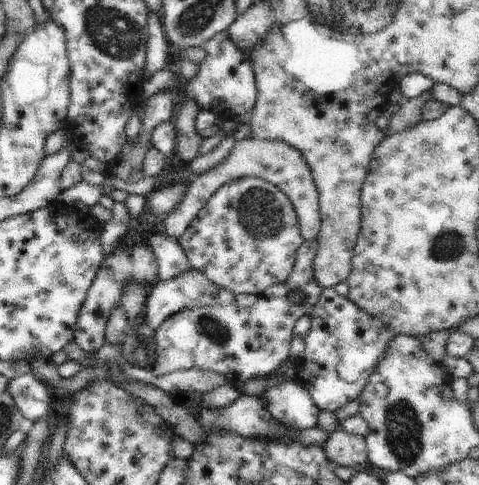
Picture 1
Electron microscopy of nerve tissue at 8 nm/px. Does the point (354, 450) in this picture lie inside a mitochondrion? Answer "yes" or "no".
no

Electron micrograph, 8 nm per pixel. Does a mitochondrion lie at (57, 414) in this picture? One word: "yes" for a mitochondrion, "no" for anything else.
no

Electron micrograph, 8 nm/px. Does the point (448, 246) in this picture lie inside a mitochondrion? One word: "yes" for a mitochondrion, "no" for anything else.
yes

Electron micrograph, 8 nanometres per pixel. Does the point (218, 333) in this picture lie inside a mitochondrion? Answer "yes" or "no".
yes

